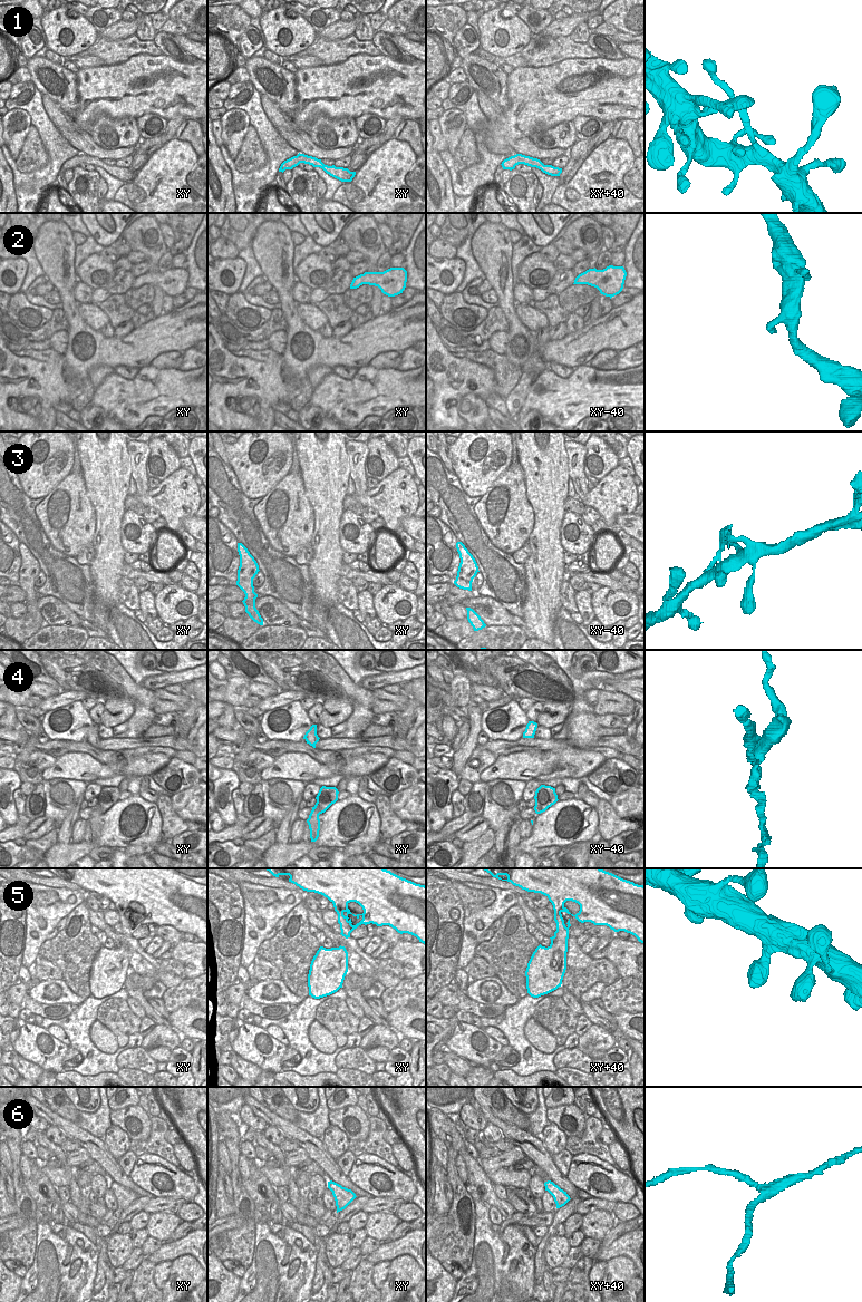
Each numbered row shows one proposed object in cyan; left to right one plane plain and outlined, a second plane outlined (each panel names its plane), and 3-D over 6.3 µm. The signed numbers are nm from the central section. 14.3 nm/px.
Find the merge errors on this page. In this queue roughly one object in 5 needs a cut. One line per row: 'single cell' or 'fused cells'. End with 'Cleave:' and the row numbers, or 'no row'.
1: single cell
2: single cell
3: single cell
4: fused cells
5: single cell
6: single cell
Cleave: 4

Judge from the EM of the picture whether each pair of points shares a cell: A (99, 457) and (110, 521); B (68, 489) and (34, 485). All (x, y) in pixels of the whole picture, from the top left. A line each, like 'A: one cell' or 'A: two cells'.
A: one cell
B: two cells

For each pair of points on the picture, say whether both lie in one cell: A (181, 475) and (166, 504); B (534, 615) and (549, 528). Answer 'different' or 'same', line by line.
A: same
B: same

